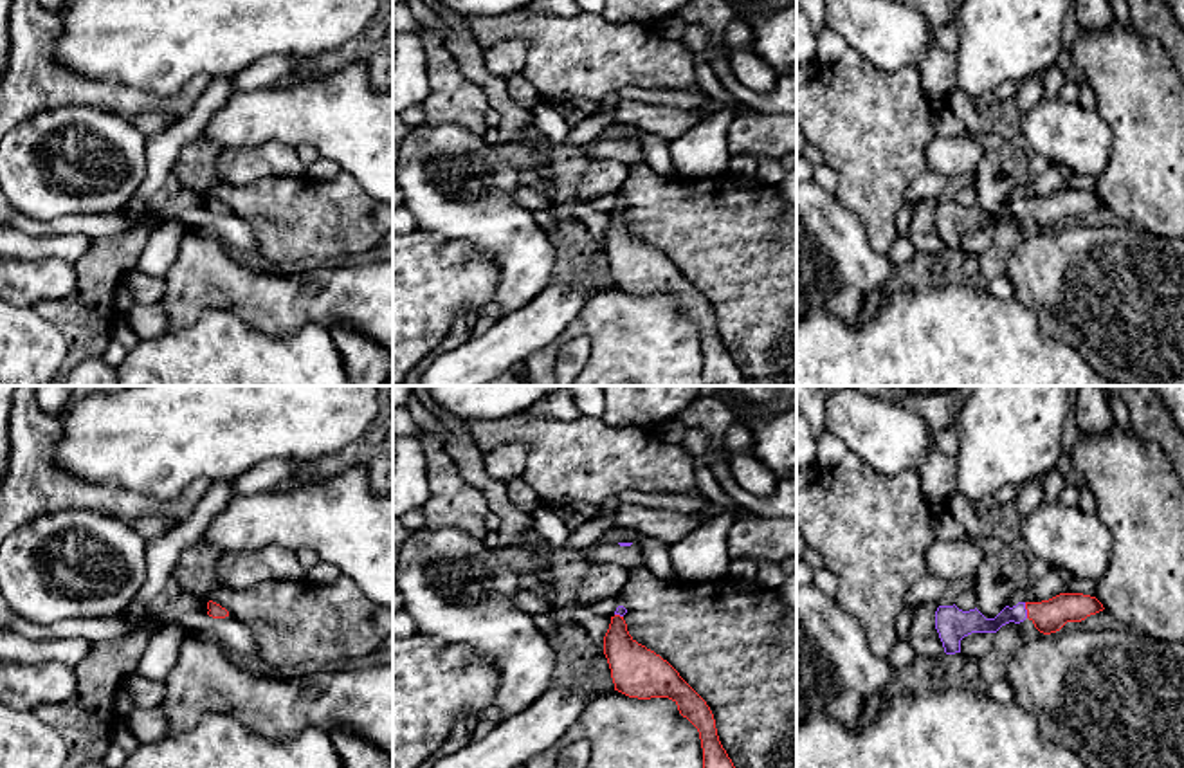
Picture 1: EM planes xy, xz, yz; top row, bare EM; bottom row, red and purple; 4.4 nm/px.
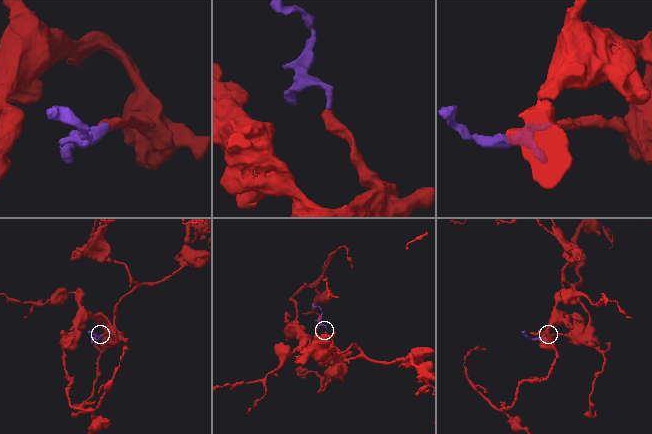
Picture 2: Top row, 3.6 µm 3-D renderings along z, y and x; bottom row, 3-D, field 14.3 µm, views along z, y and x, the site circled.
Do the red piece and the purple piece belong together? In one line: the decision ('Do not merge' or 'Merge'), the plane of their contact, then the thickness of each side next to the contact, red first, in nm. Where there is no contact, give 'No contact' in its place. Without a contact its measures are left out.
Merge. Touches red in yz. Thickness 150 nm (red) against 100 nm

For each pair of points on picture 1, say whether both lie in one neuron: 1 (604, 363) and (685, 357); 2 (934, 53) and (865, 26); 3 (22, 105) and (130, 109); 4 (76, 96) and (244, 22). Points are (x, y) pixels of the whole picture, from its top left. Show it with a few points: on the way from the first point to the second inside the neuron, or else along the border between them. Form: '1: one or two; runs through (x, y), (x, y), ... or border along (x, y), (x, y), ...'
1: one; runs through (624, 363), (665, 357)
2: one; runs through (918, 47), (882, 31)
3: one; runs through (49, 92), (103, 94)
4: two; border along (69, 71), (96, 80), (112, 80), (150, 94)

